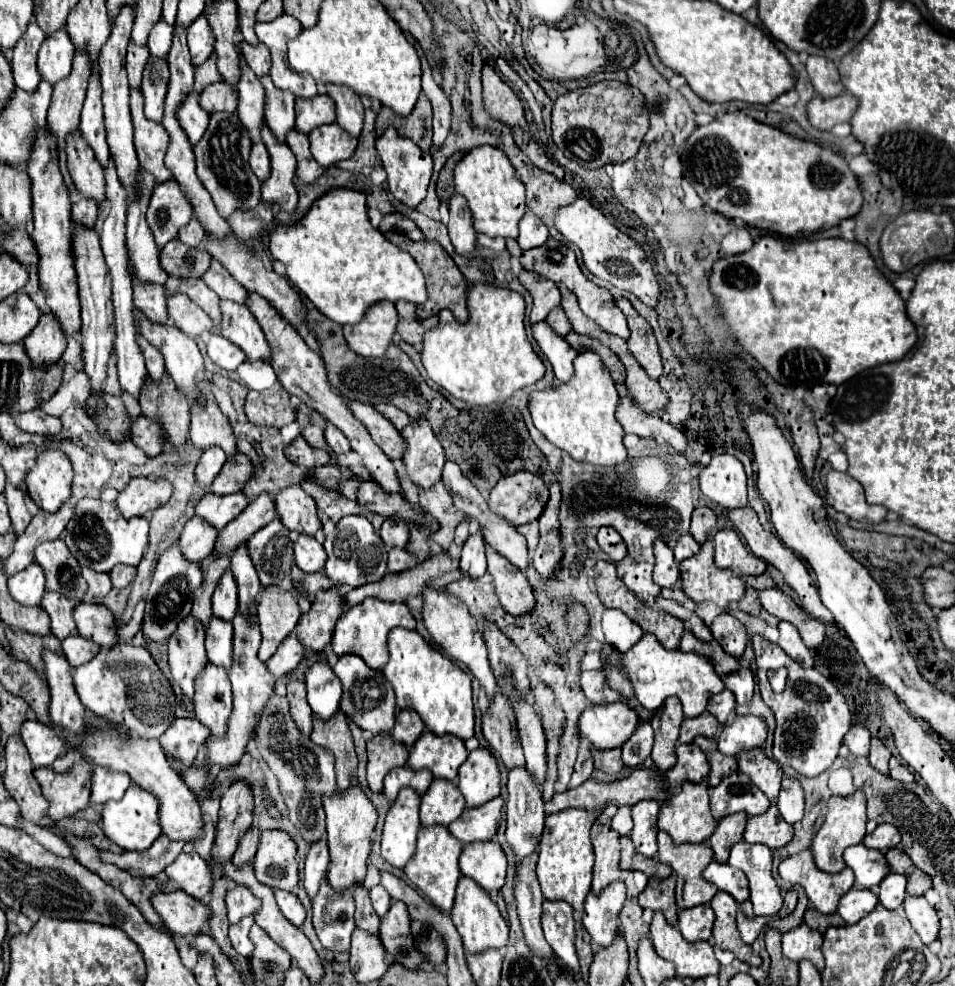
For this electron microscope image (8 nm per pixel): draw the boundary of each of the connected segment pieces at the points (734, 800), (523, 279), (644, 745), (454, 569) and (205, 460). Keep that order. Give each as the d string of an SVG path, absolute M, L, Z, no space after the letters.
M733 772L727 776L713 792L711 792L711 812L713 818L719 820L723 816L735 814L735 812L747 812L747 816L763 814L771 802L767 796L743 776L743 772Z
M521 270L519 272L519 282L529 290L533 296L533 310L531 310L531 322L541 322L547 318L551 308L561 304L561 294L559 288L547 280L545 276L539 276L537 272L531 270Z
M641 724L635 730L635 734L623 744L625 766L631 766L631 768L641 766L649 758L651 746L653 746L653 728L651 724Z
M439 552L439 554L431 554L431 560L423 560L423 564L417 564L415 568L409 568L407 572L397 572L397 574L387 574L383 576L383 580L375 582L375 584L363 584L359 588L353 588L347 596L345 602L347 606L359 604L363 602L367 596L385 600L385 602L407 602L409 596L419 596L421 590L425 586L435 586L435 588L445 588L449 582L459 580L459 578L469 578L461 568L459 568L459 560L453 560L449 556L449 552Z
M207 448L207 452L203 452L203 456L199 458L199 464L197 464L197 482L207 488L211 486L213 478L221 472L223 464L227 460L227 454L221 450L221 448Z

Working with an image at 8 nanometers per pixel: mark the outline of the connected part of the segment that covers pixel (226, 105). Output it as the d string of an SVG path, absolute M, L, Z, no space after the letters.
M215 82L209 84L201 94L199 94L199 104L205 112L235 112L237 108L237 94L231 92L231 86L227 82Z

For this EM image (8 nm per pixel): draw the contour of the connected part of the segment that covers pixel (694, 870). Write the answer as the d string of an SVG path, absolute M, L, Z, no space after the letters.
M659 832L659 860L669 864L679 884L683 884L681 896L677 898L677 906L693 908L699 904L709 904L715 896L717 888L703 880L703 870L713 860L713 852L709 852L707 844L675 844L667 832Z

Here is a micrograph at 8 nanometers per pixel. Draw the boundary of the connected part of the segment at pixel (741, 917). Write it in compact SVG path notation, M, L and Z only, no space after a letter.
M745 900L743 904L739 904L737 910L737 926L741 932L741 938L745 944L753 944L753 940L759 936L759 932L763 930L763 926L769 922L767 916L755 916L751 902Z

